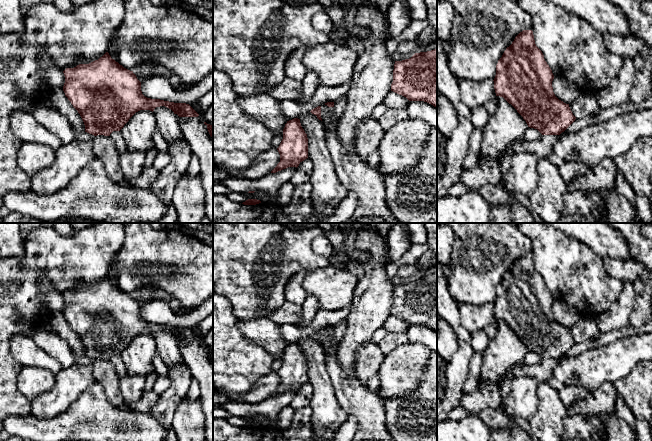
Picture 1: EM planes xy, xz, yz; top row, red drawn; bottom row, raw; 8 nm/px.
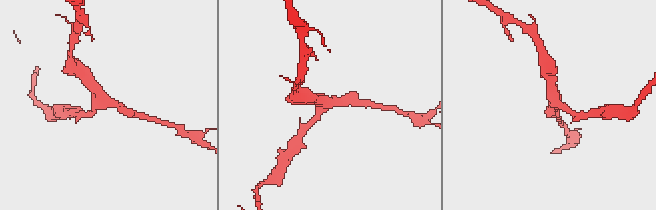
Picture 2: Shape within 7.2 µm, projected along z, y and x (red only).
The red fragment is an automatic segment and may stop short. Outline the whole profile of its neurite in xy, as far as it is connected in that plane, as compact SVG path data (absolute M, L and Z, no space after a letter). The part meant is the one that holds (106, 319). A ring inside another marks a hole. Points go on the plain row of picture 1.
M108 276L89 288L66 292L63 297L65 320L80 338L85 349L85 356L94 360L110 360L113 355L120 355L136 336L140 334L153 336L156 331L160 330L171 333L179 341L199 340L189 328L145 321L141 315L141 306L133 295L124 292L112 283Z

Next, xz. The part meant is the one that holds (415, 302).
M437 273L395 285L391 315L437 332Z

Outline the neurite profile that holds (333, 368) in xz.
M321 329L321 342L329 358L326 369L334 386L336 397L348 414L357 417L357 433L352 441L394 441L385 425L383 399L371 392L353 373L347 376L337 359L337 342L333 331Z

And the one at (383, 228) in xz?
M353 223L353 229L349 231L345 242L345 251L348 257L356 262L361 259L367 259L369 257L367 253L358 251L355 248L355 241L362 226L368 225L370 227L376 227L379 234L387 238L388 232L394 224L395 223Z

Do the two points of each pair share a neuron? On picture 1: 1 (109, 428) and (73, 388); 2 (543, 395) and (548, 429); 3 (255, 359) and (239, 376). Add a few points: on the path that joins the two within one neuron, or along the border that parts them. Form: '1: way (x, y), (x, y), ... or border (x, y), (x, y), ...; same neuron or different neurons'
1: border (96, 382), (92, 383), (62, 411); different neurons
2: way (548, 403), (548, 421); same neuron
3: way (251, 363), (242, 372); same neuron

